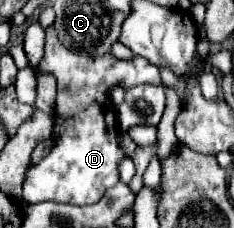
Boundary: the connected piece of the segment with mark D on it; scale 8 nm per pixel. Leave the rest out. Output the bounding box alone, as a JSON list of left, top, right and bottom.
[23,26,163,204]

